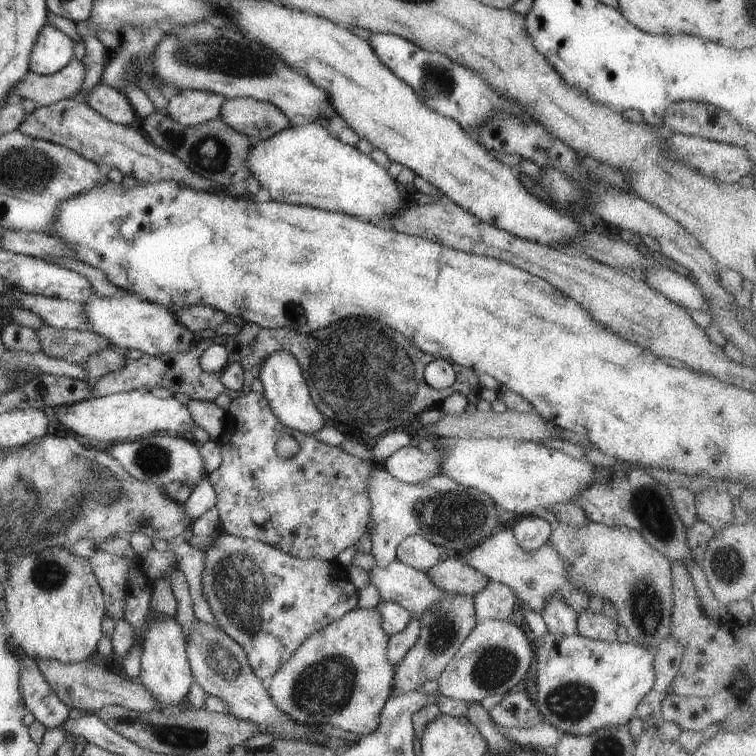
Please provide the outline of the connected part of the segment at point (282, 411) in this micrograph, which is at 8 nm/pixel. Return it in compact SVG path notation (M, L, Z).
M286 351L272 352L262 364L259 378L263 384L263 396L266 396L274 417L286 429L306 435L314 435L328 425L324 416L312 401L306 378L302 374L296 356L292 356L290 352Z

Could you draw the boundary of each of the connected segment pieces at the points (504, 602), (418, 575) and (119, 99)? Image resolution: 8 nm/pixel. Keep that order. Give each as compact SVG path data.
M489 581L481 592L474 596L478 622L511 619L516 599L515 593L508 586L497 581Z
M398 559L386 567L380 567L377 564L368 572L369 584L378 590L381 600L397 603L410 610L414 616L420 616L430 605L435 604L439 599L444 599L447 595L446 592L439 590L432 581L427 579L426 572L415 570Z
M98 84L86 96L86 100L82 98L80 101L85 102L88 106L92 106L96 112L99 112L112 122L124 126L139 124L140 119L128 97L126 97L124 92L116 90L116 88Z

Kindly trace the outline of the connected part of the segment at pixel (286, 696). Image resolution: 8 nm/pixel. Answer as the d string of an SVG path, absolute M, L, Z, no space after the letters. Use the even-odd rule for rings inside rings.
M376 608L350 610L315 634L308 636L294 655L267 681L267 692L275 708L290 716L295 722L320 728L325 724L335 726L357 737L378 729L380 714L391 698L395 670L388 661L389 635L381 626Z

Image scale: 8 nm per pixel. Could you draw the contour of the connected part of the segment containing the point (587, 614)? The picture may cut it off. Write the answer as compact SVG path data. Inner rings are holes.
M586 610L577 616L577 634L579 636L612 643L618 641L616 632L618 632L617 624L606 617L603 612L594 614L594 612Z

